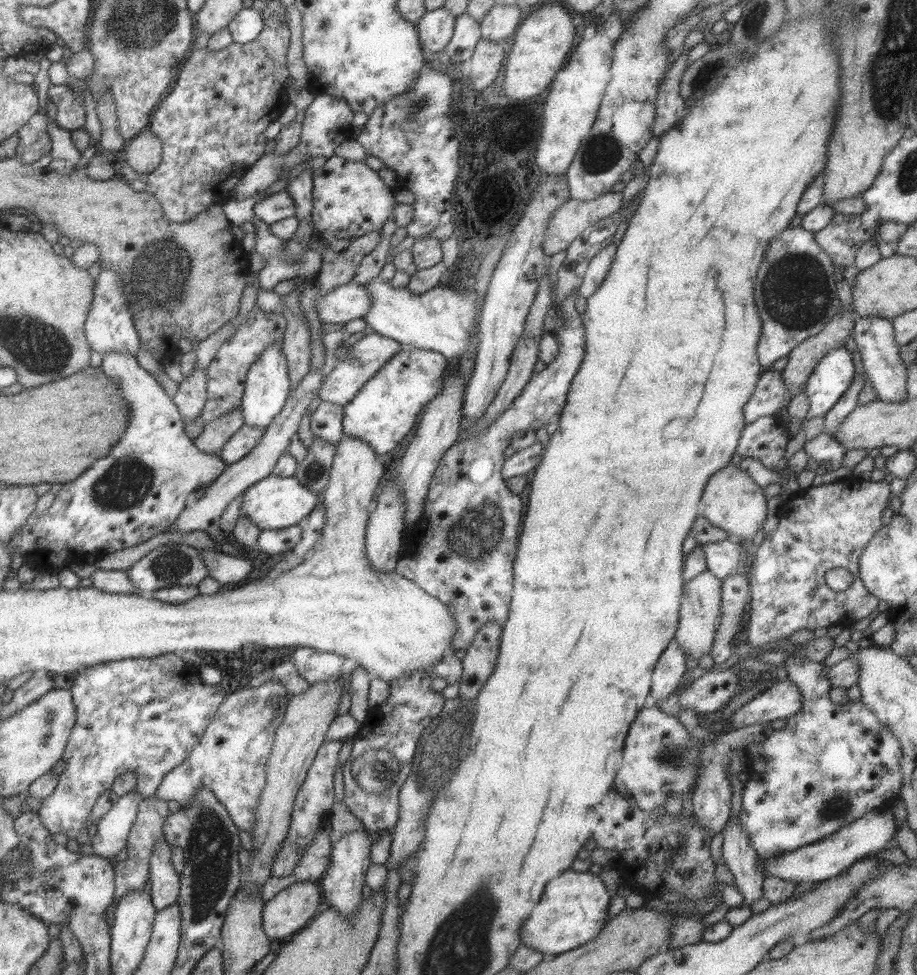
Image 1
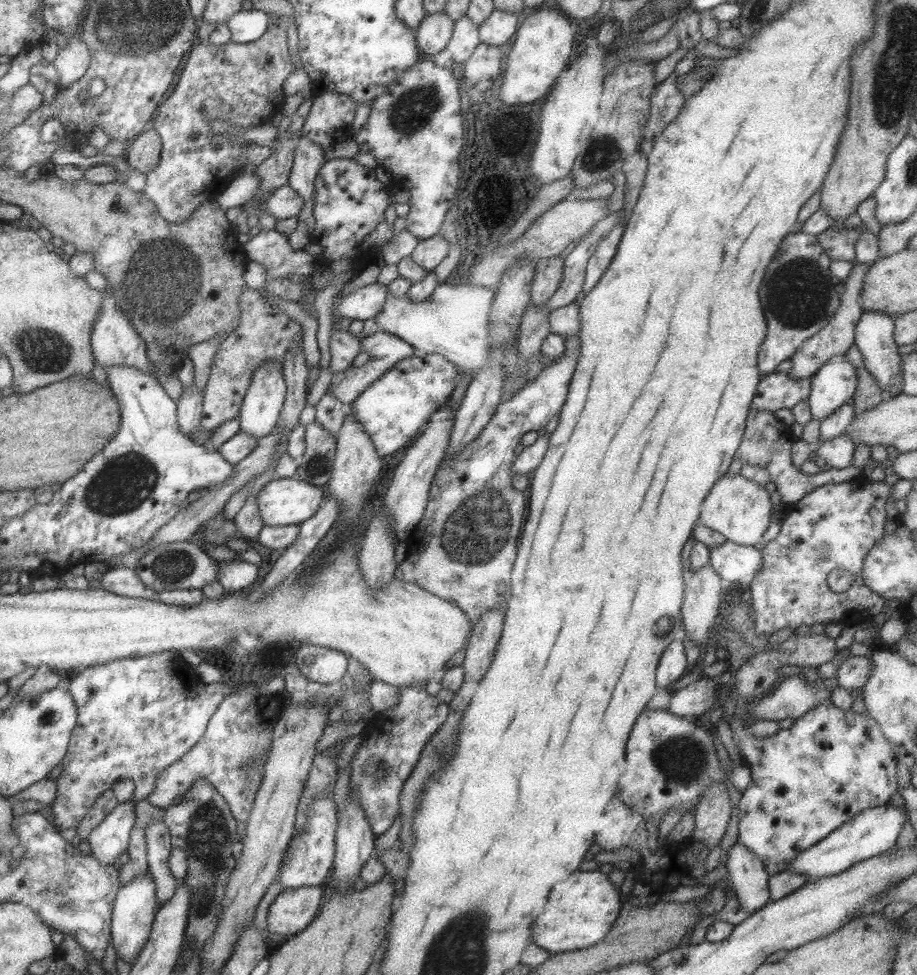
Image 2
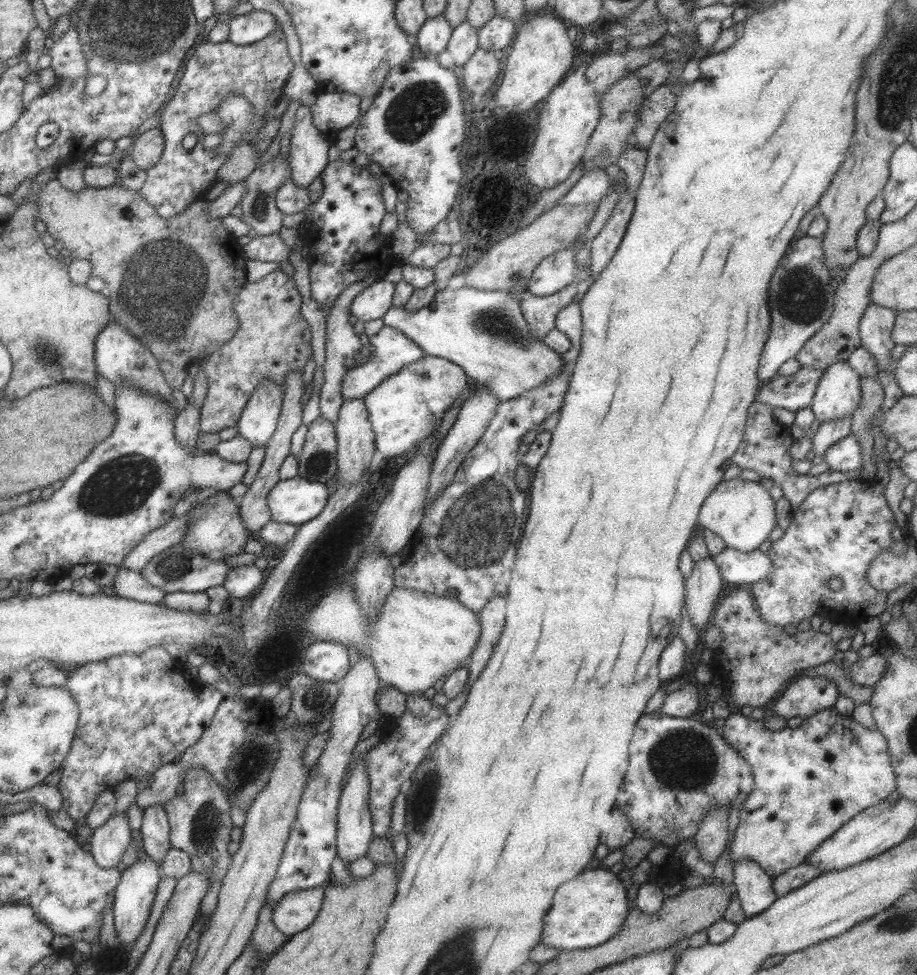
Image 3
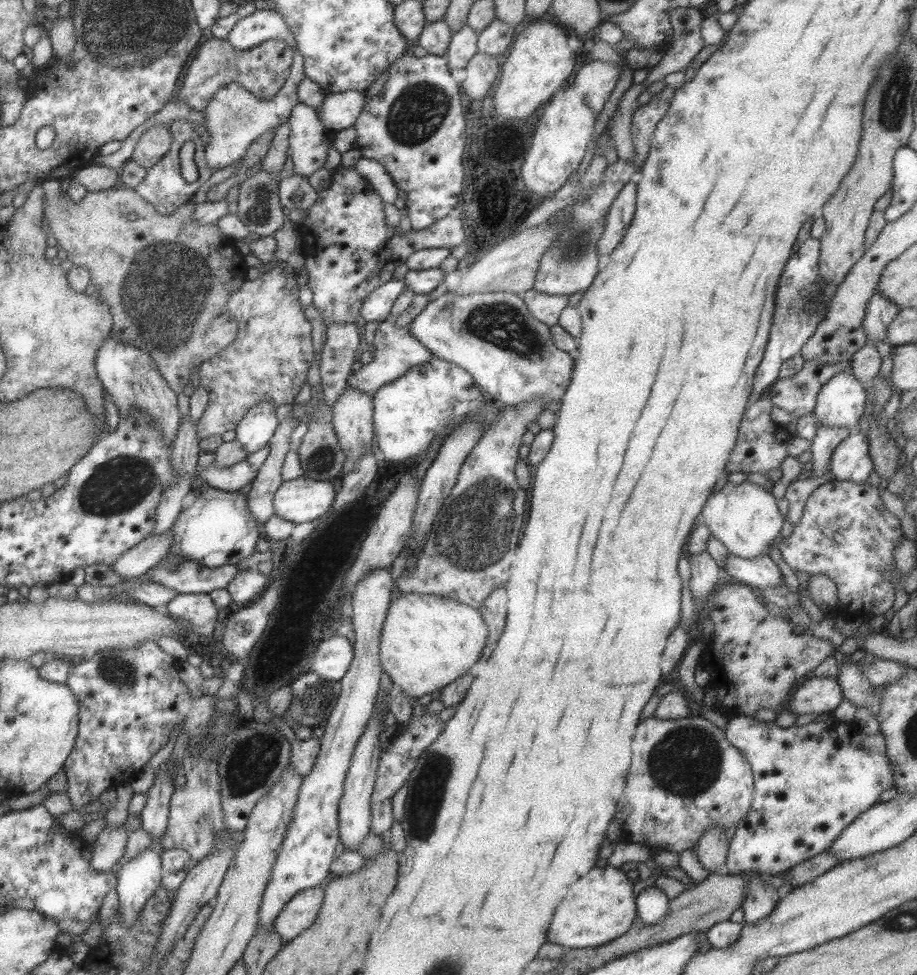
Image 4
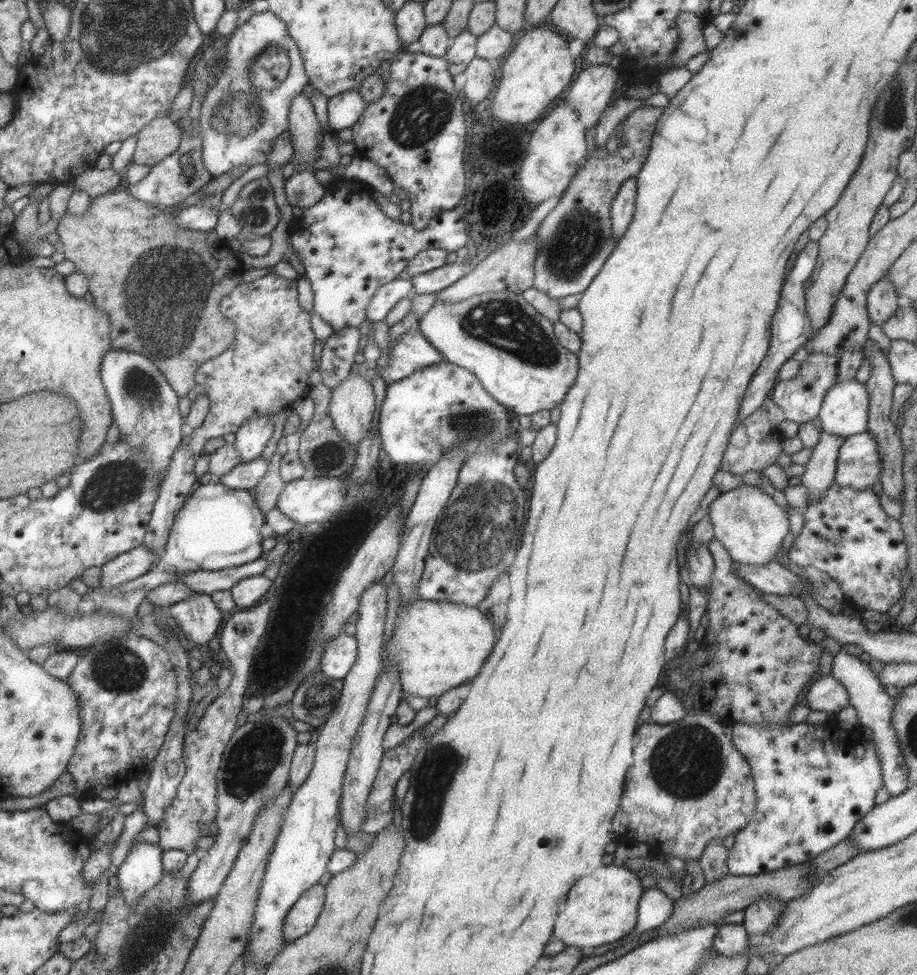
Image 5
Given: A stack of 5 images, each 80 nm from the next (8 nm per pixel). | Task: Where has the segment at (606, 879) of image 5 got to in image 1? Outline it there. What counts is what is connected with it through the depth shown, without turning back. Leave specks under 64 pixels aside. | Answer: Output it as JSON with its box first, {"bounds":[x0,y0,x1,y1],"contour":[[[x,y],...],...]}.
{"bounds":[519,870,610,957],"contour":[[[563,870],[545,884],[539,902],[533,906],[527,920],[521,922],[519,938],[527,948],[541,952],[546,957],[577,948],[597,936],[607,922],[605,917],[610,898],[598,875]]]}

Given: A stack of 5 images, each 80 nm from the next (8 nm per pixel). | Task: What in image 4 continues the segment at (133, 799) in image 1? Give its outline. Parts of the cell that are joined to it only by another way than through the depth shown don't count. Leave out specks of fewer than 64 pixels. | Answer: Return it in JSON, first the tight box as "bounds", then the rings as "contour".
{"bounds":[90,825,127,872],"contour":[[[123,825],[116,829],[102,829],[91,844],[90,867],[95,872],[109,871],[113,864],[122,860],[127,842],[127,831]]]}

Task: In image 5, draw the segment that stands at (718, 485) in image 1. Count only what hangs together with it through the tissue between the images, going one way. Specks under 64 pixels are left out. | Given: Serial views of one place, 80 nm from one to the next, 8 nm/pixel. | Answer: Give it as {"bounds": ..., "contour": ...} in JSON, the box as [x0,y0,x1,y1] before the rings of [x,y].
{"bounds":[706,483,789,566],"contour":[[[745,483],[728,491],[721,491],[709,504],[706,515],[713,527],[714,540],[718,540],[726,548],[732,561],[749,566],[773,562],[781,540],[789,531],[786,509],[775,504],[773,498],[757,486]]]}

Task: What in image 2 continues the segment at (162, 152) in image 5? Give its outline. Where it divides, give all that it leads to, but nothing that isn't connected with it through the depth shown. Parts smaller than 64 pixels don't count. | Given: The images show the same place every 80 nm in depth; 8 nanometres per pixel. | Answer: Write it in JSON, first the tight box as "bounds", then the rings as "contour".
{"bounds":[124,127,161,174],"contour":[[[146,127],[124,149],[126,163],[143,174],[151,172],[159,163],[161,148],[159,136],[153,129]]]}

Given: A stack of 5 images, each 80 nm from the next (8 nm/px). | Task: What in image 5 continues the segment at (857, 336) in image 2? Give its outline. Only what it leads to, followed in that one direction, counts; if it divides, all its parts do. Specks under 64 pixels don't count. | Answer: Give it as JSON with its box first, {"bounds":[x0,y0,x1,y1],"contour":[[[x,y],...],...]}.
{"bounds":[866,274,897,326],"contour":[[[884,274],[869,289],[866,298],[866,309],[870,322],[881,326],[896,311],[897,297],[893,285]]]}

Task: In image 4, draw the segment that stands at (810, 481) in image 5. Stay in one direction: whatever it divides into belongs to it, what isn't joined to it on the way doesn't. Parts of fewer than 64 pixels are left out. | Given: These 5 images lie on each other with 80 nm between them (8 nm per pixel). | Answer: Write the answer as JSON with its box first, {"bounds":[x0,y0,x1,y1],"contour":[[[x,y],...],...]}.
{"bounds":[809,424,849,479],"contour":[[[817,424],[817,428],[813,438],[810,440],[809,450],[812,454],[812,469],[811,477],[816,479],[828,470],[828,464],[832,450],[842,440],[847,438],[849,429],[845,427],[826,427],[822,424]]]}

